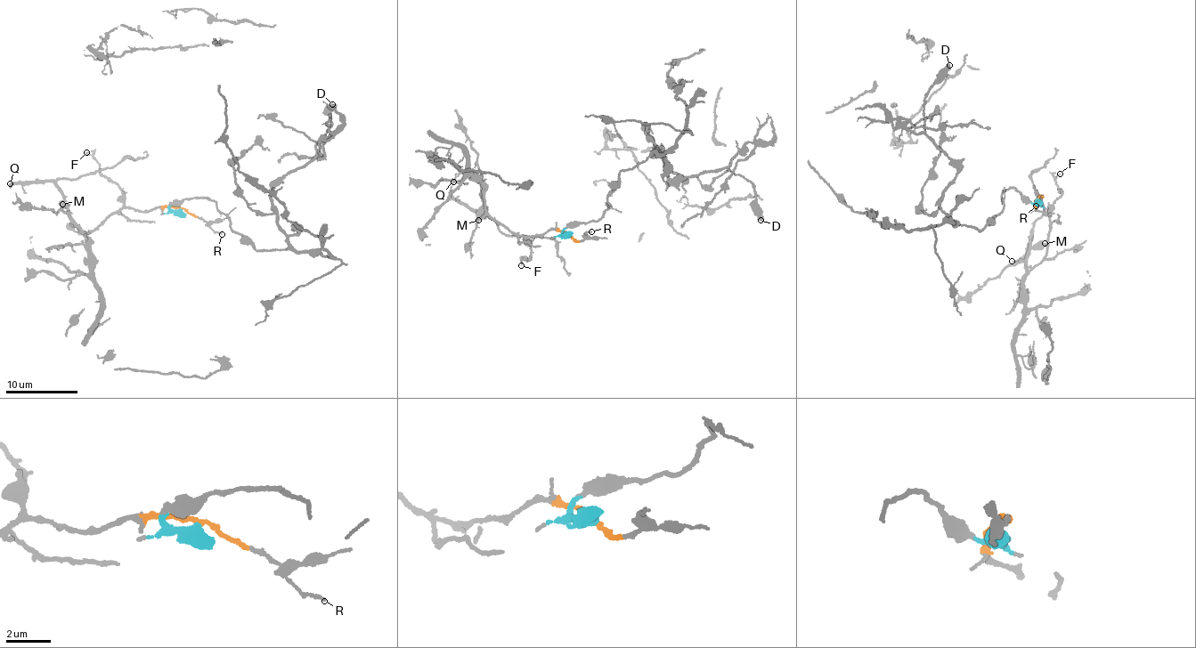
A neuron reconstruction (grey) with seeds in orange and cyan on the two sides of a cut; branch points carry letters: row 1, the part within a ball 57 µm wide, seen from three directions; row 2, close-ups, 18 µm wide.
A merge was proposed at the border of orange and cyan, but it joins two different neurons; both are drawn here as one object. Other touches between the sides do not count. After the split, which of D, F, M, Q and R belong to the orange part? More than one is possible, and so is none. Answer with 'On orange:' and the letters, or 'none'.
On orange: F, M, Q, R

